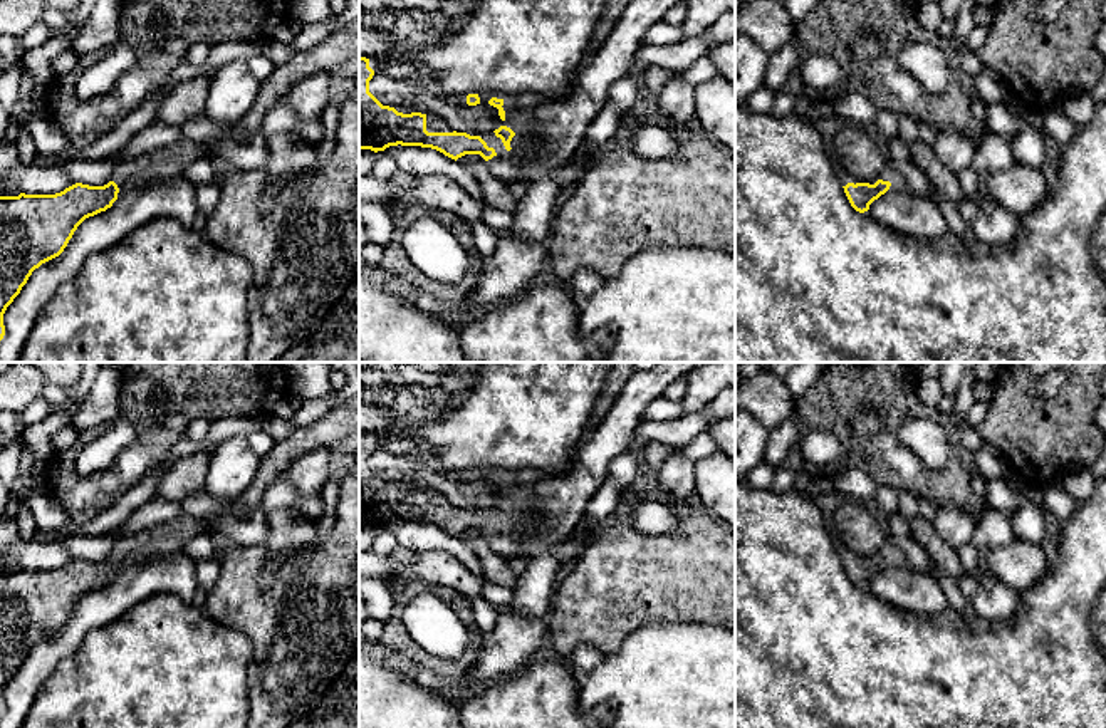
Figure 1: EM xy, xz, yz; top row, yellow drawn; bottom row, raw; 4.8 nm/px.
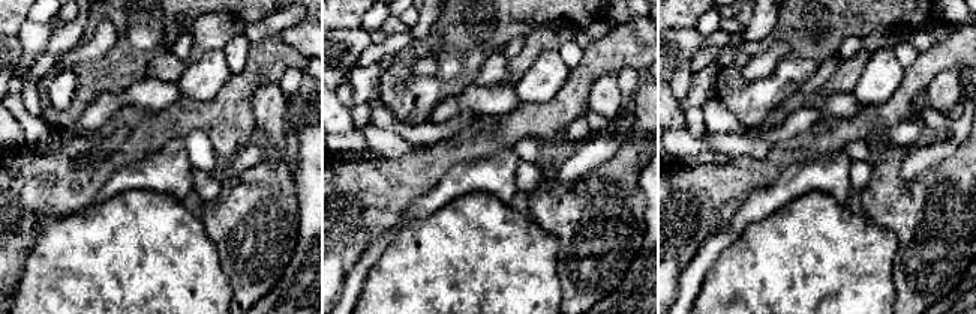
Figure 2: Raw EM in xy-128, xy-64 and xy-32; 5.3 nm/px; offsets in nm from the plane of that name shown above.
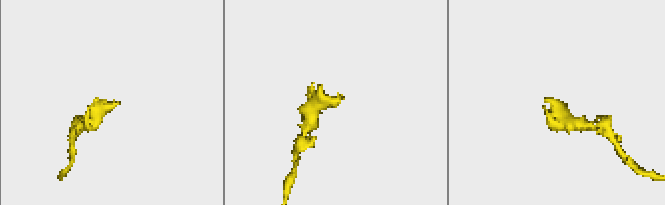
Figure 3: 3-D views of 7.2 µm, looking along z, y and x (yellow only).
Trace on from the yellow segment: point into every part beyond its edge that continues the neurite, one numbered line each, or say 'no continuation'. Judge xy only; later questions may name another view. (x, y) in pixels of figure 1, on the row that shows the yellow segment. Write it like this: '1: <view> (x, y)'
1: xy (163, 163)

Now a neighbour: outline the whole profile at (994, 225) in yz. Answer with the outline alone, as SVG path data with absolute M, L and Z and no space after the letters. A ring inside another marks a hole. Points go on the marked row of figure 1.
M978 190L972 198L978 203L978 211L972 223L970 237L992 248L1012 243L1019 235L1020 220Z

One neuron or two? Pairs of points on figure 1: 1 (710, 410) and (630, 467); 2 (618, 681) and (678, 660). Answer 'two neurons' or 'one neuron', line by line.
1: one neuron
2: one neuron

